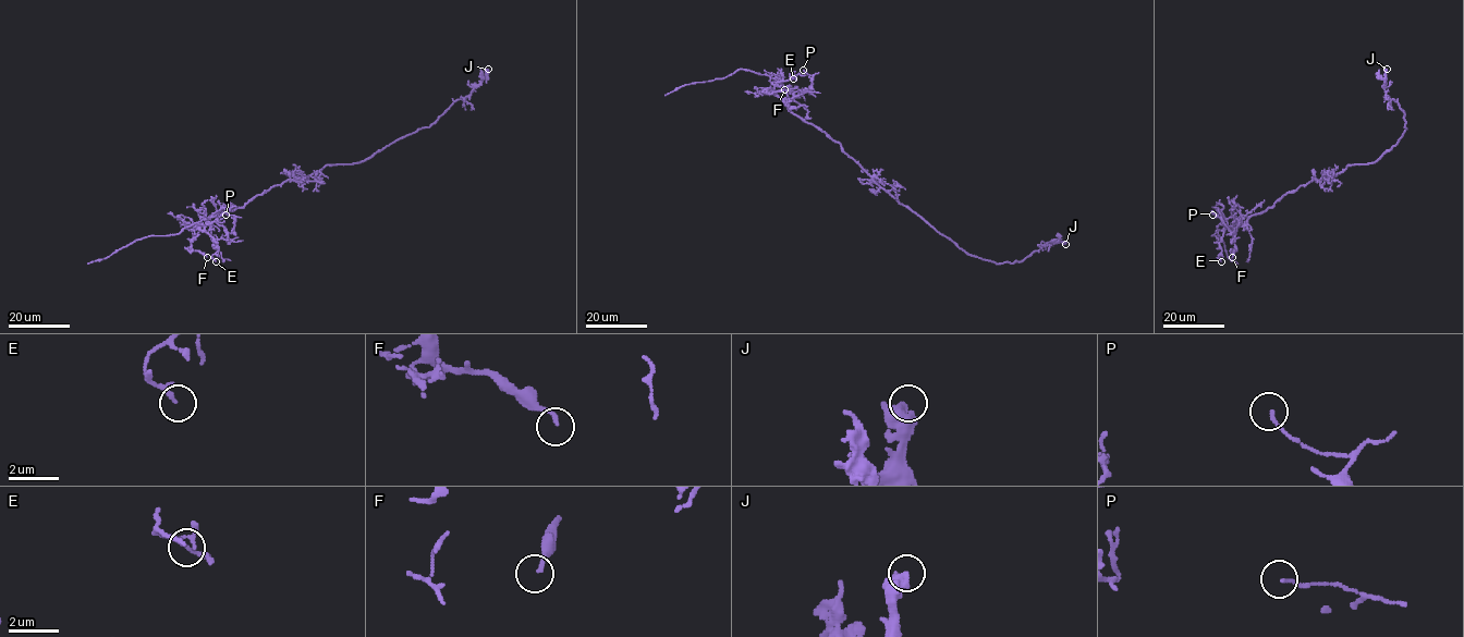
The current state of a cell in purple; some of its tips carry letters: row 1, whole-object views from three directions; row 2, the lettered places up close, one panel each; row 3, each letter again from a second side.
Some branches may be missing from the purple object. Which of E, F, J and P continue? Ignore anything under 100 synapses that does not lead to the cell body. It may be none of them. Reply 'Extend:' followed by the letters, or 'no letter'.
Extend: no letter

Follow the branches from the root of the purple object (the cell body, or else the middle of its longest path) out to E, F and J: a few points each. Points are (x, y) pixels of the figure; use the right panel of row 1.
E: (1313, 180), (1288, 192), (1266, 211), (1253, 215), (1242, 224), (1228, 227), (1219, 243), (1221, 261)
F: (1313, 180), (1235, 228), (1232, 233), (1236, 249), (1232, 257)
J: (1313, 180), (1333, 176), (1349, 164), (1374, 162), (1402, 136), (1406, 129), (1404, 112), (1386, 94), (1387, 69)

